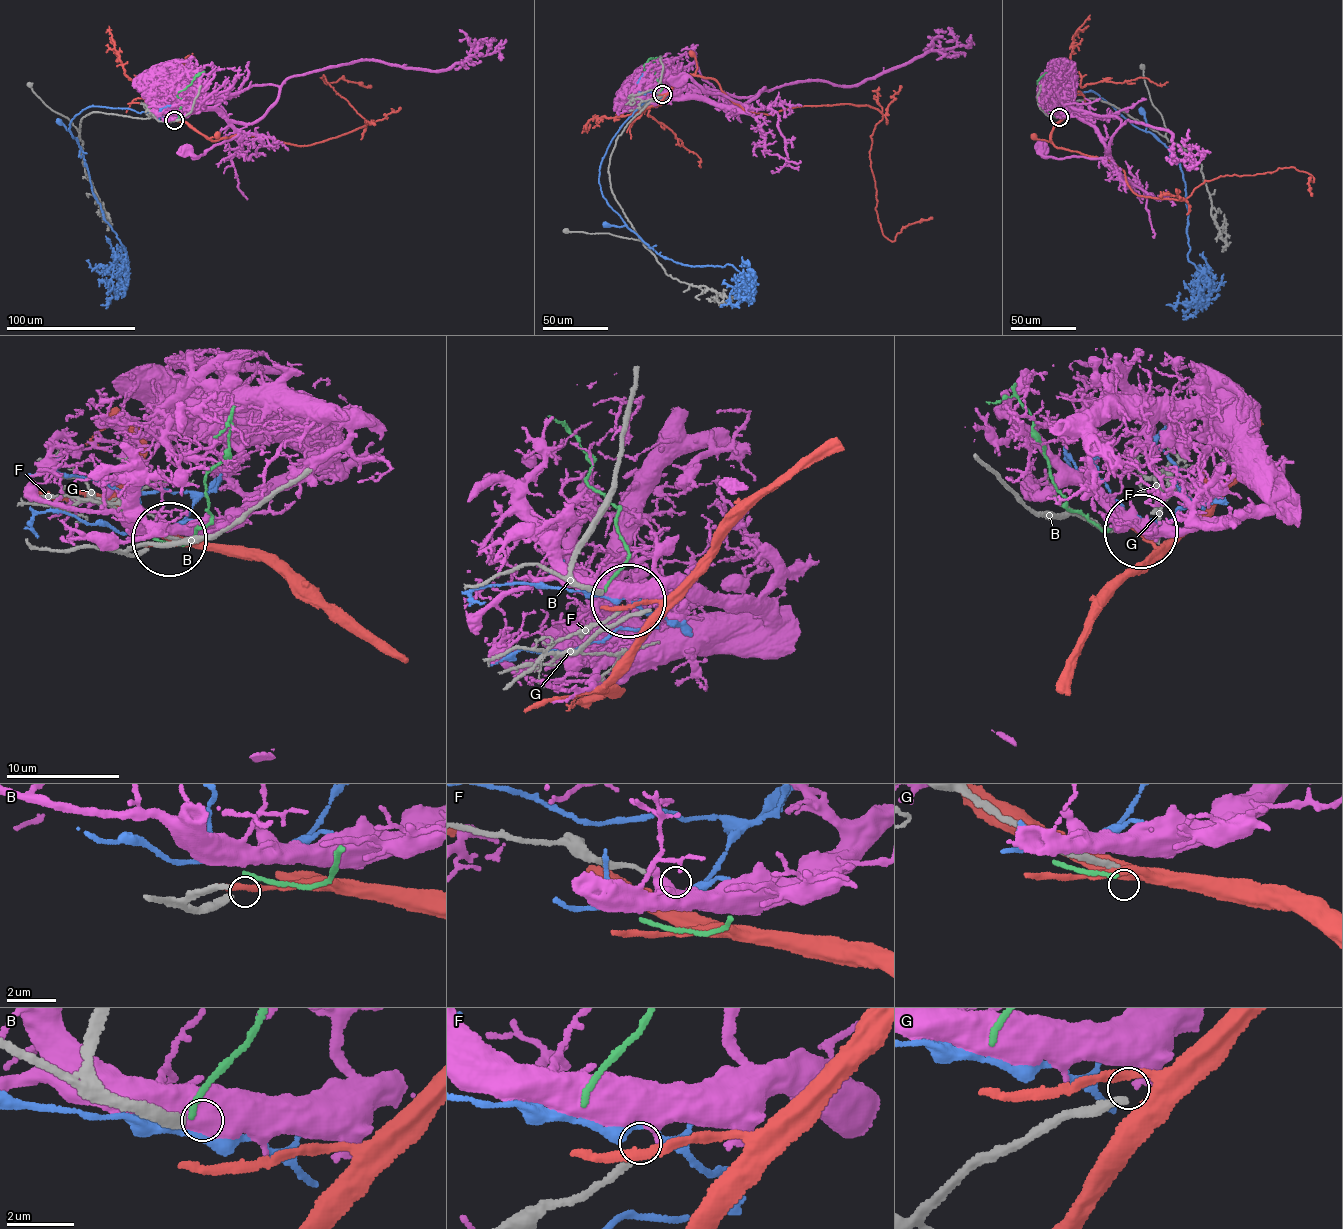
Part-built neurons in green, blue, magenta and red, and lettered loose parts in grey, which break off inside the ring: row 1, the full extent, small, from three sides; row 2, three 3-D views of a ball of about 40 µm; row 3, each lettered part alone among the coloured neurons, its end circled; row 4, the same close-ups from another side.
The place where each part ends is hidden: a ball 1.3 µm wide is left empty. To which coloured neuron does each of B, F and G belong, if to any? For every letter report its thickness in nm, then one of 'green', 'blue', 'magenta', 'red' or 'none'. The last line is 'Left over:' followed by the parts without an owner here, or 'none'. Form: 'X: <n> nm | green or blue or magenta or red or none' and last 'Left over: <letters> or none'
B: 260 nm | none
F: 200 nm | none
G: 260 nm | none
Left over: B, F, G

